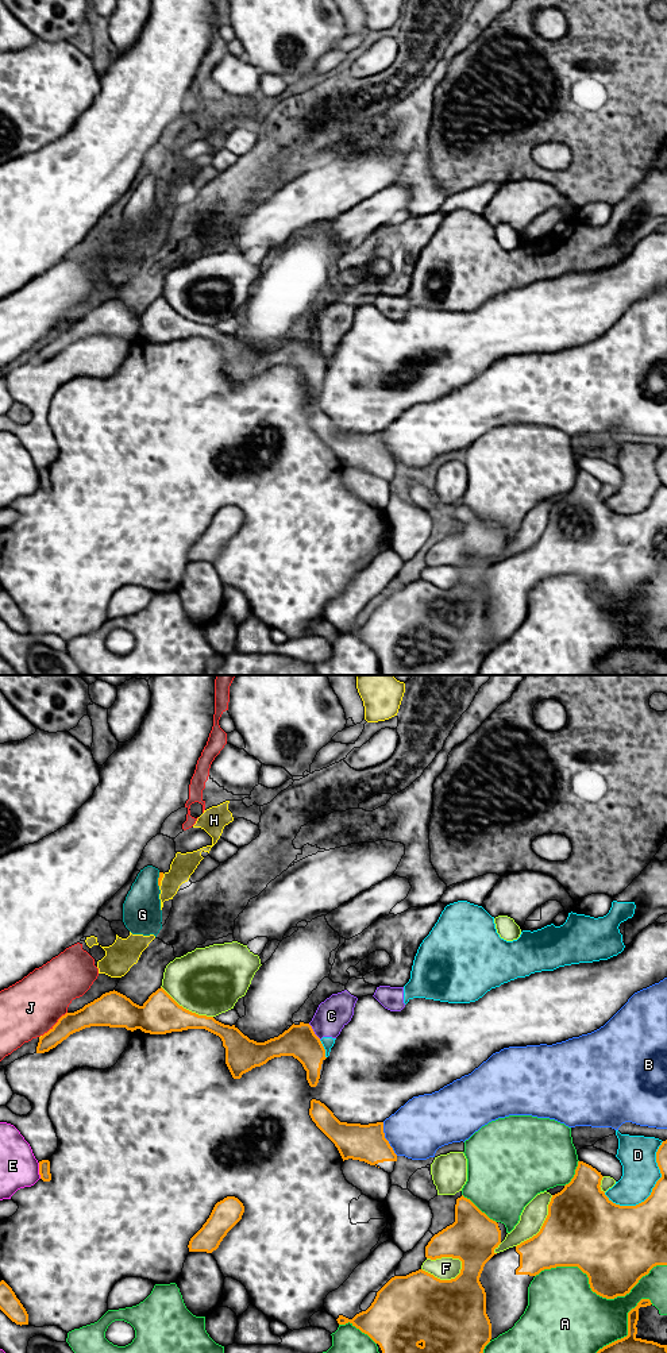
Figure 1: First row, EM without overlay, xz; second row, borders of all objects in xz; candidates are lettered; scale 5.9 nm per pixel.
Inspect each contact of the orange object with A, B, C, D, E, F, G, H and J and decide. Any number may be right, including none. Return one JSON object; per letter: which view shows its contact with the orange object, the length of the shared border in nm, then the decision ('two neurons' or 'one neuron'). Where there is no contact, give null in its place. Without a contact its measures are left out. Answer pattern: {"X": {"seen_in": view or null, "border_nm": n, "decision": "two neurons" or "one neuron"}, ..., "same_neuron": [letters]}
{"A": {"seen_in": "xz", "border_nm": 800, "decision": "two neurons"}, "B": {"seen_in": "xz", "border_nm": 220, "decision": "two neurons"}, "C": {"seen_in": "xz", "border_nm": 120, "decision": "two neurons"}, "D": {"seen_in": "xz", "border_nm": 480, "decision": "two neurons"}, "E": {"seen_in": "xz", "border_nm": 100, "decision": "two neurons"}, "F": {"seen_in": "xz", "border_nm": 260, "decision": "two neurons"}, "G": {"seen_in": "xz", "border_nm": 90, "decision": "two neurons"}, "H": {"seen_in": "xz", "border_nm": 80, "decision": "two neurons"}, "J": {"seen_in": "xz", "border_nm": 220, "decision": "two neurons"}, "same_neuron": []}

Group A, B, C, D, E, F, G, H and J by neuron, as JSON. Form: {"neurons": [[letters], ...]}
{"neurons": [["A"], ["B"], ["C", "D"], ["E"], ["F"], ["G"], ["H"], ["J"]]}

